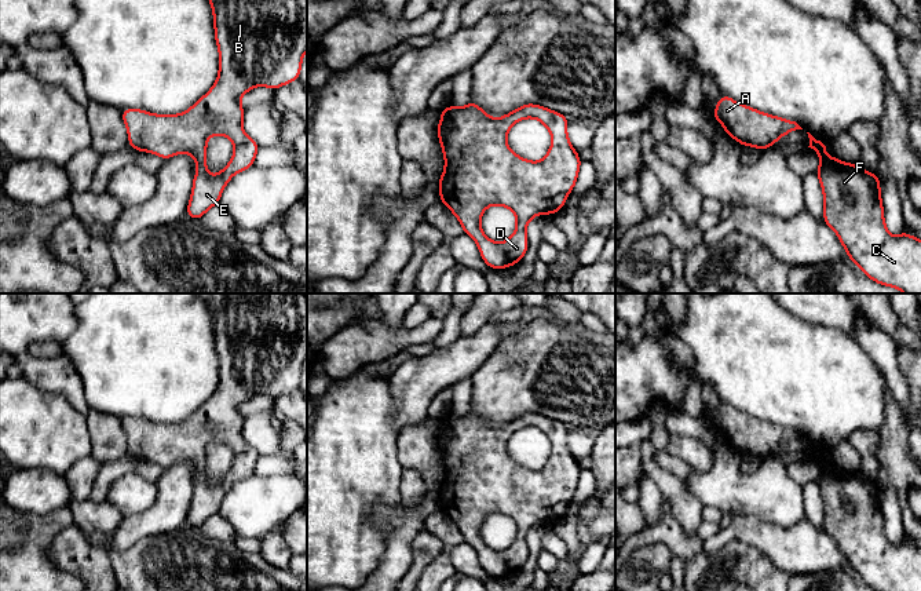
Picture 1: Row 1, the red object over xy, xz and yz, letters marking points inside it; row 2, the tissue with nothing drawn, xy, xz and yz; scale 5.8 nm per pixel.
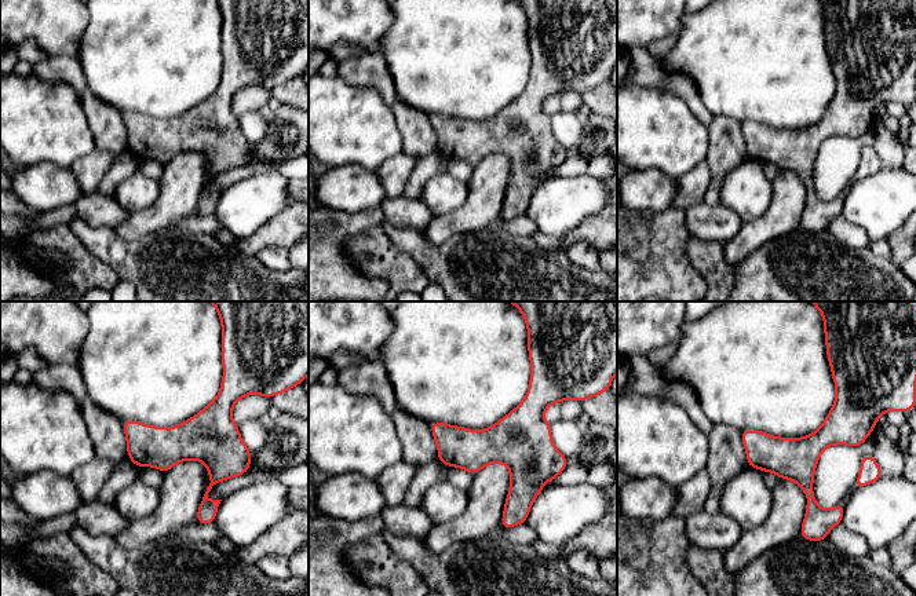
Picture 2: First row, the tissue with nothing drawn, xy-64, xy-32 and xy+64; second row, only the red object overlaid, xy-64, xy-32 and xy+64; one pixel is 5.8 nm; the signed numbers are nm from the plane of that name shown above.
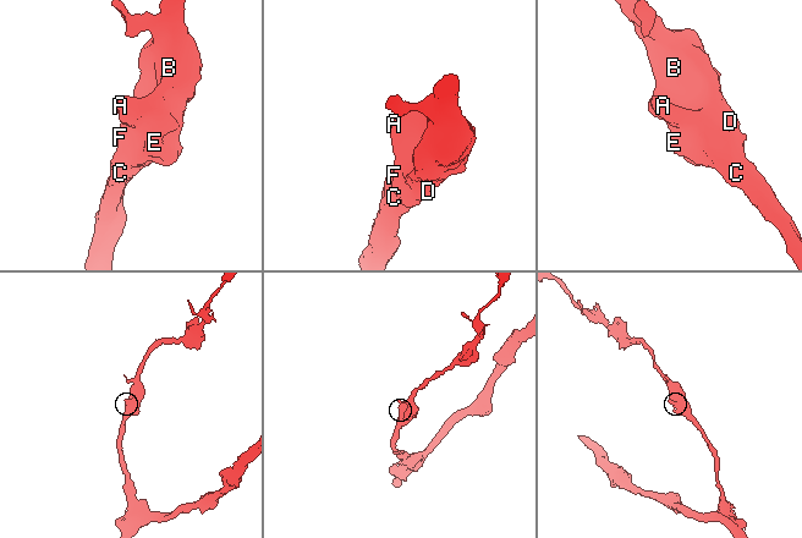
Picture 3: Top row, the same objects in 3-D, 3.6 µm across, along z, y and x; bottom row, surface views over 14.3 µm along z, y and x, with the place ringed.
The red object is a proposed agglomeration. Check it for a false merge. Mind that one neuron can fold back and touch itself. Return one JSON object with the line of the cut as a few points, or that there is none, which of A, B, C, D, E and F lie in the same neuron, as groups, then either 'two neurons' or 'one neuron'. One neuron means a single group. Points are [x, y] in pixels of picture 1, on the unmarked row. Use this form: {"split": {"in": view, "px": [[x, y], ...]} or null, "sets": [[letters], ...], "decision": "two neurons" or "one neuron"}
{"split": null, "sets": [["A", "B", "C", "D", "E", "F"]], "decision": "one neuron"}

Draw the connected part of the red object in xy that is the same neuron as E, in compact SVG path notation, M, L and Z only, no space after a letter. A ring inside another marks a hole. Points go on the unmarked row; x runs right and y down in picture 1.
M195 293L211 310L215 349L219 357L219 384L213 395L182 423L151 423L140 417L123 417L128 453L150 460L162 468L190 462L197 473L186 523L201 528L219 512L229 489L253 475L260 455L242 438L244 419L240 408L249 398L264 394L275 400L300 386L307 358L307 298L304 293ZM211 444L226 444L234 452L230 471L215 485L207 477L207 450Z

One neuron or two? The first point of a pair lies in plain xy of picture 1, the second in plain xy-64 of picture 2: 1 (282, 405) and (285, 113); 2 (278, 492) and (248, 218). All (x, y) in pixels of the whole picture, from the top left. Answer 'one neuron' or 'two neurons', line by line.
1: two neurons
2: one neuron

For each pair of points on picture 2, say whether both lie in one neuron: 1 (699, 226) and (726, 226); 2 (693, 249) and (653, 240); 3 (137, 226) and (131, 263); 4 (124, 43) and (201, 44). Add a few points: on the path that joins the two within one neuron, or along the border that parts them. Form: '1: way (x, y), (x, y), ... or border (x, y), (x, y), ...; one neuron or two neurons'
1: way (705, 226), (719, 226); one neuron
2: border (688, 236), (686, 256), (692, 267), (701, 277); two neurons
3: border (164, 227), (126, 242); two neurons
4: way (143, 44), (182, 44); one neuron

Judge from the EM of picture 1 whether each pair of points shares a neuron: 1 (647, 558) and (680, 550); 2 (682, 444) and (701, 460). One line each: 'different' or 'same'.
1: different
2: same

